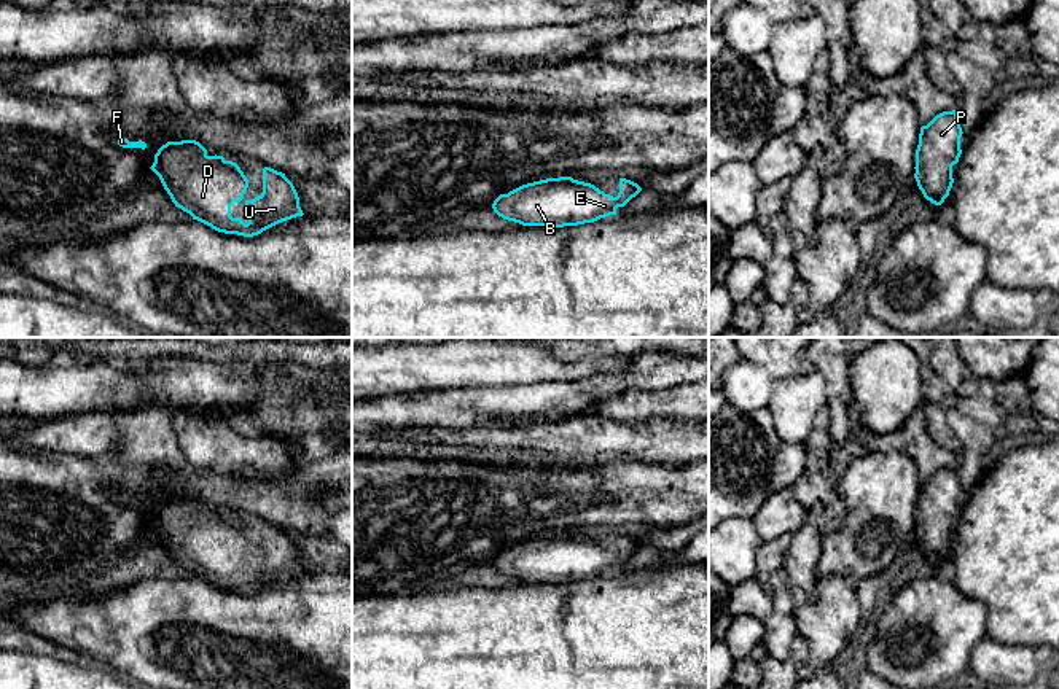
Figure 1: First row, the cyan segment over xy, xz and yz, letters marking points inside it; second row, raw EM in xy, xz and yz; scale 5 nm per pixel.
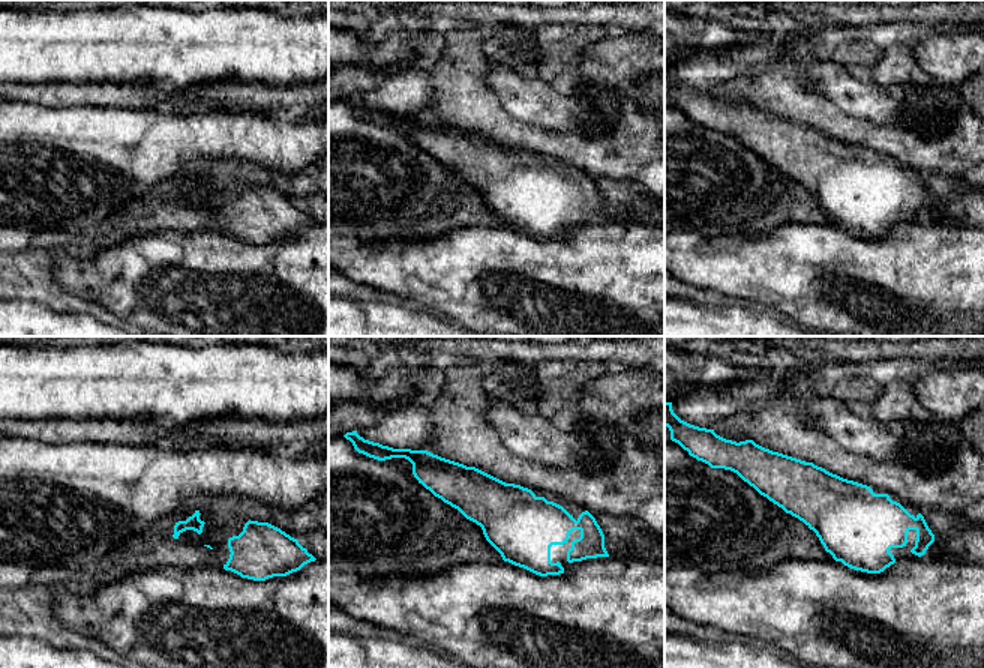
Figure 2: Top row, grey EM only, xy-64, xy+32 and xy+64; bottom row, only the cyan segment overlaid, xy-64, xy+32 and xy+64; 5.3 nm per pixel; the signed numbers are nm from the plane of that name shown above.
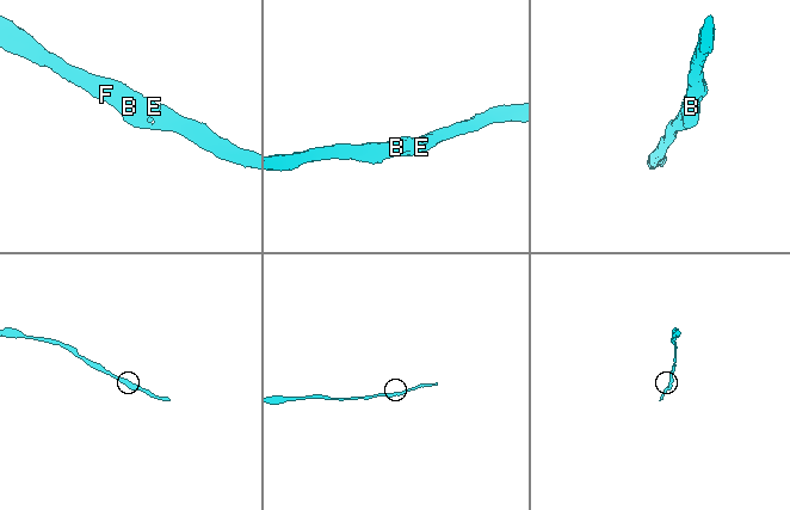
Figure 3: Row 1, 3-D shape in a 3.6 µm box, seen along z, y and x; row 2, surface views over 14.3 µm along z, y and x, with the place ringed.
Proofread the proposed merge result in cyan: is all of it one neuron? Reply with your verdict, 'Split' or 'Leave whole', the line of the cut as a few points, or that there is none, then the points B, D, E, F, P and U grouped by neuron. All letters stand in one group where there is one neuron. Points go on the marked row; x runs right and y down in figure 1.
Leave whole. No split. Groups: B D E F P U

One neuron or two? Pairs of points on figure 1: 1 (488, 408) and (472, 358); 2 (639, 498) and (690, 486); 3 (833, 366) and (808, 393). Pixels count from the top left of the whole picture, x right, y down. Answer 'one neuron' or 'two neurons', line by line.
1: two neurons
2: one neuron
3: two neurons

